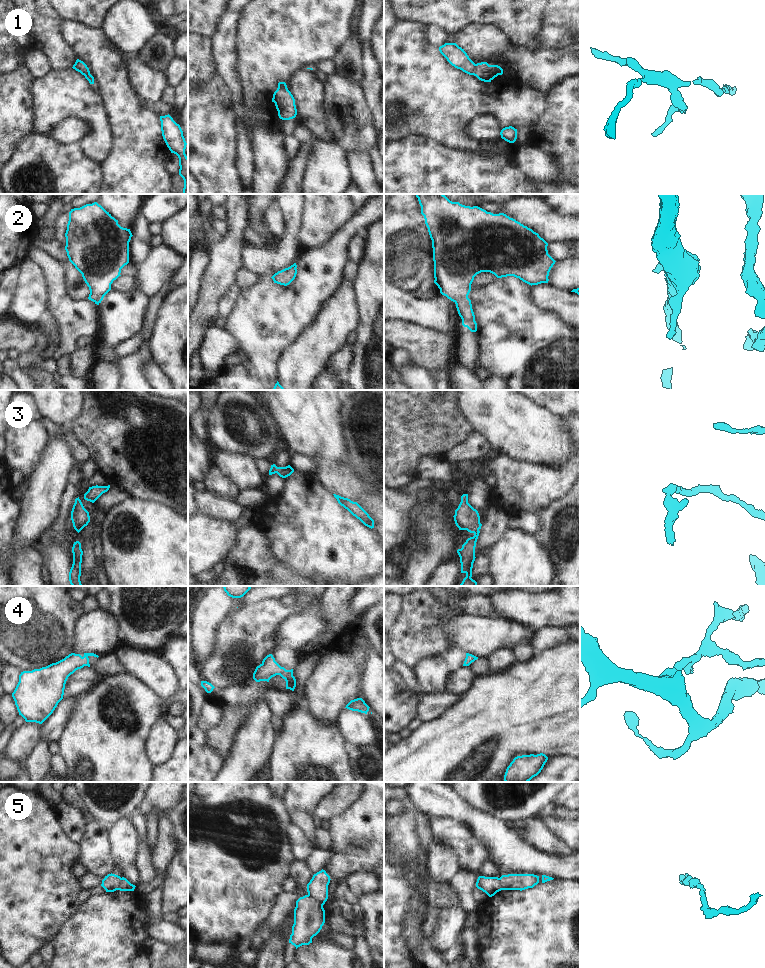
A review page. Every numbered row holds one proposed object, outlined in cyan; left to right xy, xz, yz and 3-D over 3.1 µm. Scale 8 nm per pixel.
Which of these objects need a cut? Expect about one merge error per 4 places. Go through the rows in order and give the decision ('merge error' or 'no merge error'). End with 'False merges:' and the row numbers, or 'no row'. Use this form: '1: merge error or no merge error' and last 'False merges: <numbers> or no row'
1: merge error
2: no merge error
3: no merge error
4: no merge error
5: no merge error
False merges: 1

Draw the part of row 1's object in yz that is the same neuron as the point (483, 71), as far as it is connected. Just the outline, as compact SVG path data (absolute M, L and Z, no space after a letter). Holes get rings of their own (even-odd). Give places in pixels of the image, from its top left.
M487 62L476 64L473 75L484 82L491 82L498 75L503 74L503 69L498 65L489 65Z

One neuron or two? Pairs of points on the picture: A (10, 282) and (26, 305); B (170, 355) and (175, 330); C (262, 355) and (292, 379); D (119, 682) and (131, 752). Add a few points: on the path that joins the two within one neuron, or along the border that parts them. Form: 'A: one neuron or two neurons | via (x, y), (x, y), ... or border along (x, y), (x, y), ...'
A: two neurons | border along (19, 265), (17, 285), (10, 304)
B: one neuron | via (175, 349), (175, 336)
C: two neurons | border along (289, 347), (283, 353), (277, 365), (276, 379)
D: one neuron | via (127, 699), (141, 722), (134, 735)

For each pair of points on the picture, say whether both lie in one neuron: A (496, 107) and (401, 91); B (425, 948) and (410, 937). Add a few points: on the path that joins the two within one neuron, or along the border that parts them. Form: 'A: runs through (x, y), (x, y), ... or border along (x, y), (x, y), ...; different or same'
A: runs through (472, 98), (435, 98), (428, 91), (425, 91); same
B: runs through (421, 945), (414, 938); same

